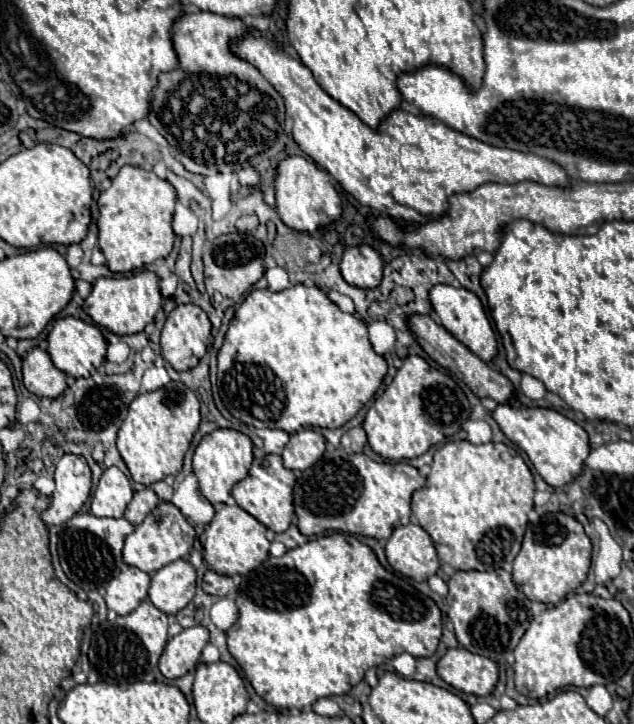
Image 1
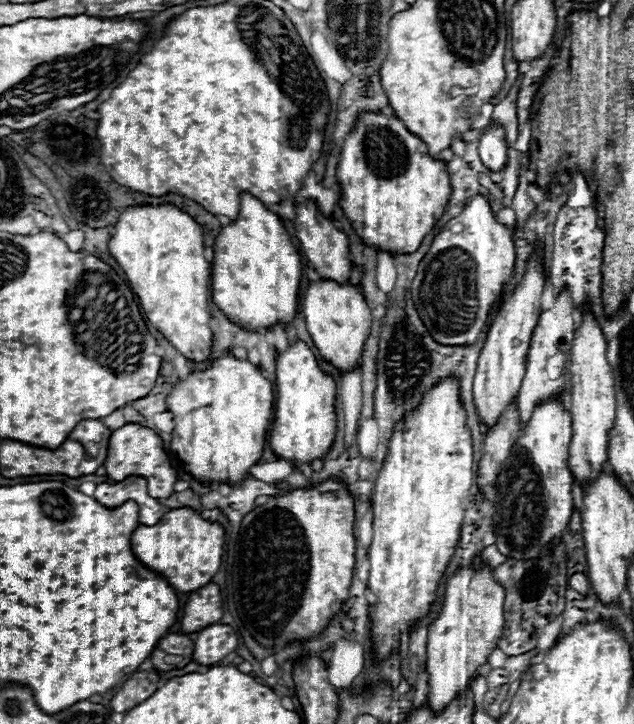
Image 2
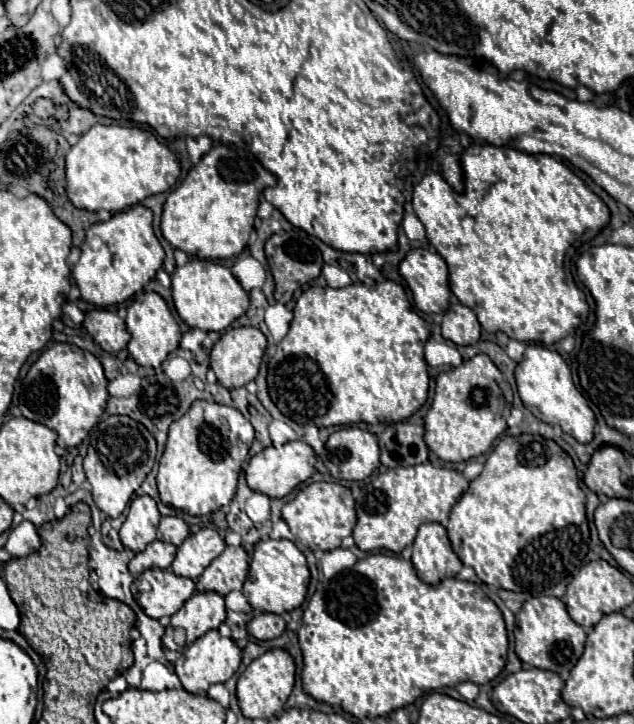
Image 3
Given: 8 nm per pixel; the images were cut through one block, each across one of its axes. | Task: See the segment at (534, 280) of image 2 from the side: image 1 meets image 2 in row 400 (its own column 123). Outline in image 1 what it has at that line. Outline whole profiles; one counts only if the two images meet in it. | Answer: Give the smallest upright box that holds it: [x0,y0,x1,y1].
[92,466,132,518]

